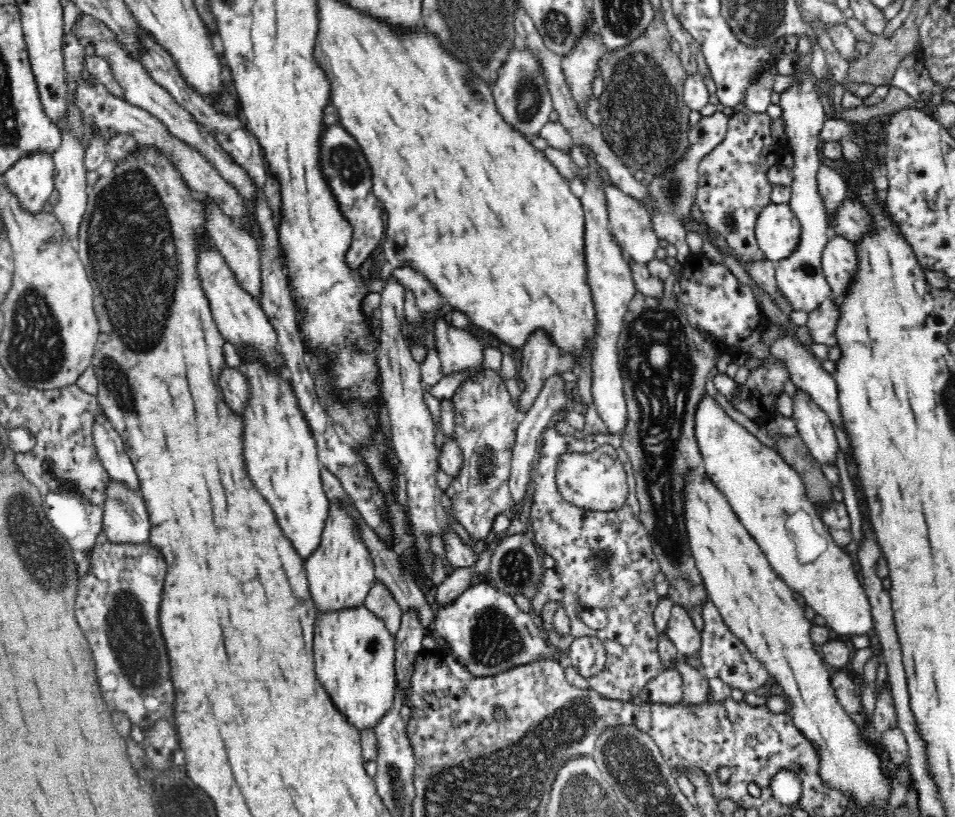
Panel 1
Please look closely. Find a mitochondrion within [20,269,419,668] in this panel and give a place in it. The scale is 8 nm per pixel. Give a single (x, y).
(118, 384)

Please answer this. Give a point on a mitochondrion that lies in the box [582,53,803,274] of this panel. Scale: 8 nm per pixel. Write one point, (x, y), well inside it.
(672, 187)

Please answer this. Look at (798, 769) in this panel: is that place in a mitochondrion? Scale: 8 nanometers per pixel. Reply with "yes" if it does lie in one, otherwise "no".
no

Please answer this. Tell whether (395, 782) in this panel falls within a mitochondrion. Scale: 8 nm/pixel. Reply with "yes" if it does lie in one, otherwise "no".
yes

